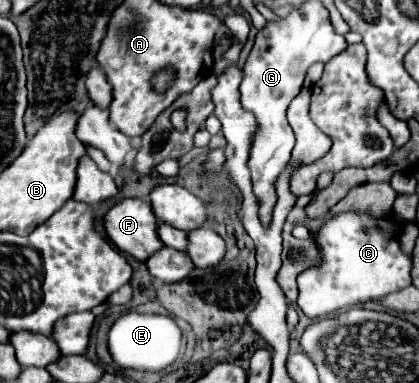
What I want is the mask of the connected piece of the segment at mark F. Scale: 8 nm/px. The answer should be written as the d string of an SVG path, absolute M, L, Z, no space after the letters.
M119 200L105 212L103 226L109 240L123 254L133 256L135 260L143 262L147 256L163 246L157 236L157 218L145 200Z

